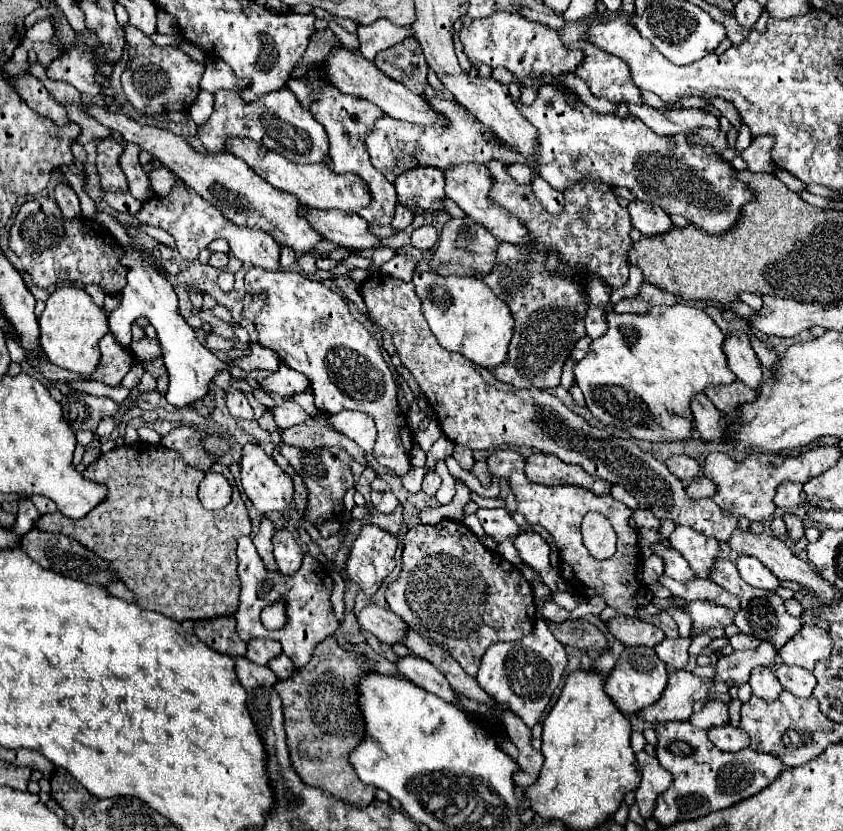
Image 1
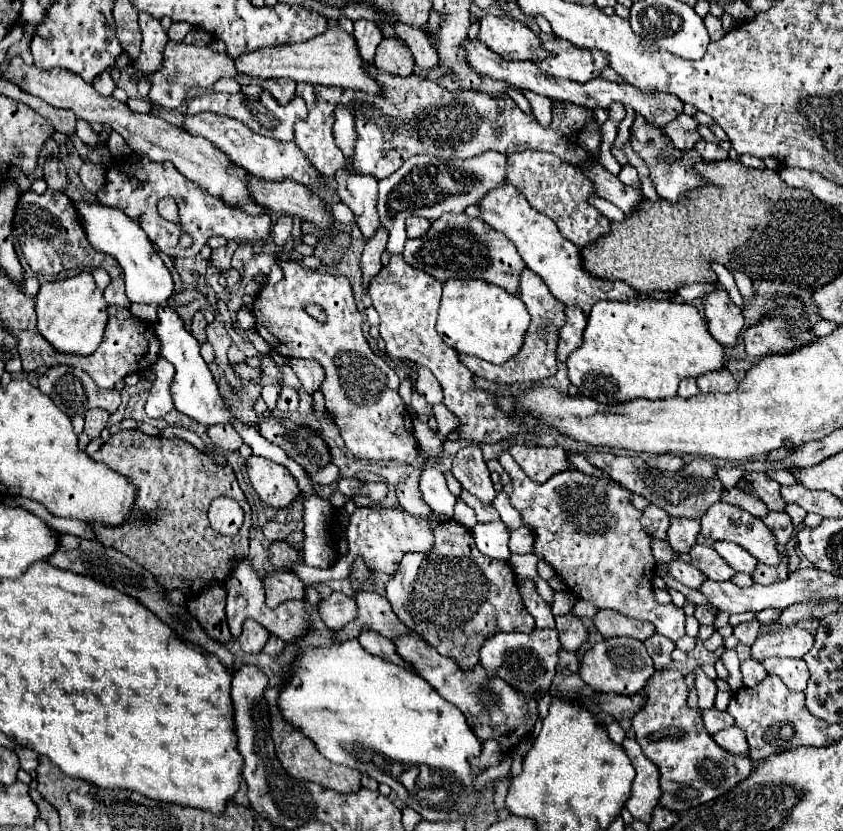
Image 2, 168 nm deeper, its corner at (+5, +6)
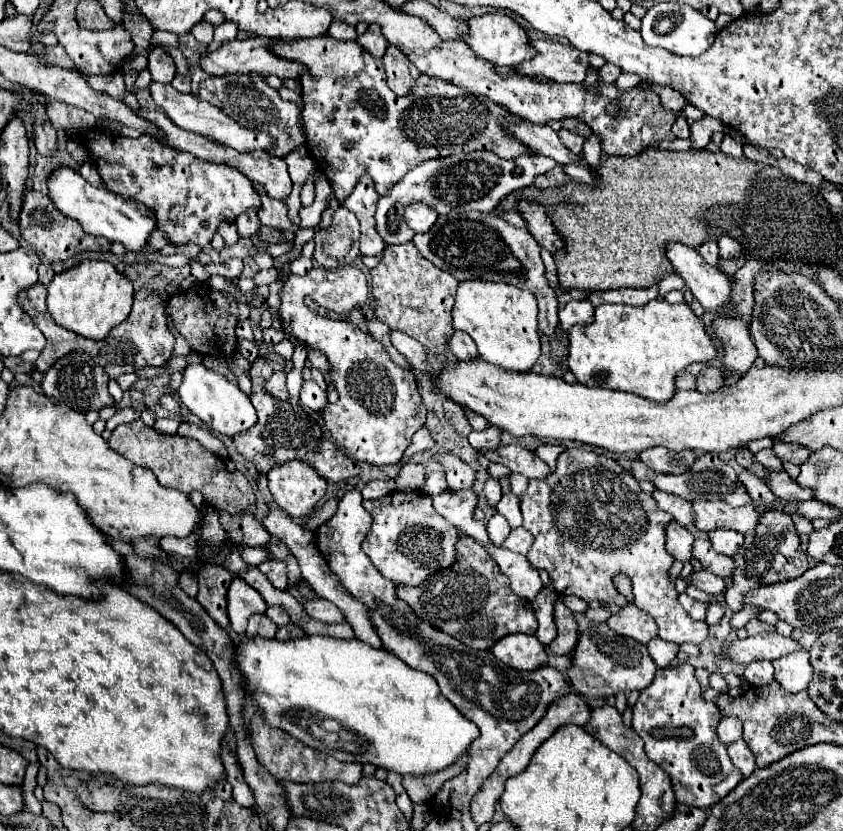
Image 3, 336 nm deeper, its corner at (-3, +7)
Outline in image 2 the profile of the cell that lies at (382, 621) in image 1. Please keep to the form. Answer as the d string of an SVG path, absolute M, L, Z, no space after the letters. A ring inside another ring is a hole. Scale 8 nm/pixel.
M332 591L332 595L320 603L318 613L328 629L342 629L346 623L356 619L356 605L344 593Z

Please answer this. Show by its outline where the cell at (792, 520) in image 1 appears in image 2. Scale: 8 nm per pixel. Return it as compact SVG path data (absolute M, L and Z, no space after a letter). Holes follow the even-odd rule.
M760 471L744 473L744 479L750 483L752 491L768 505L770 511L784 511L786 503L784 503L784 499L778 495L780 485L778 485L776 481L772 481L766 473L760 473Z

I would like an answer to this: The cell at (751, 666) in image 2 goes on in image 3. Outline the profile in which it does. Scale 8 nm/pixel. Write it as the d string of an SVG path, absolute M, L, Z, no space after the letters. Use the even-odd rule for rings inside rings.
M756 660L746 664L744 676L752 686L766 686L774 680L774 668L768 660Z

